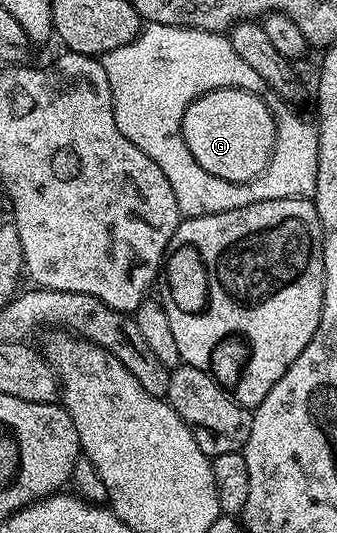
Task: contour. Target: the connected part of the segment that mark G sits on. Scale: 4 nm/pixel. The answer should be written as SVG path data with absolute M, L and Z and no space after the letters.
M214 89L211 93L197 97L184 111L182 138L188 151L192 151L192 159L196 159L196 163L204 167L208 175L216 175L216 179L239 185L256 179L270 166L274 145L278 142L278 125L274 122L274 114L270 112L269 104L262 100L259 94L243 89Z

